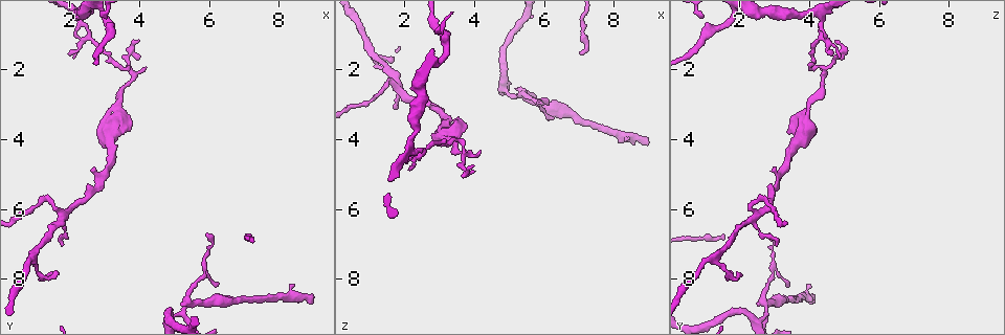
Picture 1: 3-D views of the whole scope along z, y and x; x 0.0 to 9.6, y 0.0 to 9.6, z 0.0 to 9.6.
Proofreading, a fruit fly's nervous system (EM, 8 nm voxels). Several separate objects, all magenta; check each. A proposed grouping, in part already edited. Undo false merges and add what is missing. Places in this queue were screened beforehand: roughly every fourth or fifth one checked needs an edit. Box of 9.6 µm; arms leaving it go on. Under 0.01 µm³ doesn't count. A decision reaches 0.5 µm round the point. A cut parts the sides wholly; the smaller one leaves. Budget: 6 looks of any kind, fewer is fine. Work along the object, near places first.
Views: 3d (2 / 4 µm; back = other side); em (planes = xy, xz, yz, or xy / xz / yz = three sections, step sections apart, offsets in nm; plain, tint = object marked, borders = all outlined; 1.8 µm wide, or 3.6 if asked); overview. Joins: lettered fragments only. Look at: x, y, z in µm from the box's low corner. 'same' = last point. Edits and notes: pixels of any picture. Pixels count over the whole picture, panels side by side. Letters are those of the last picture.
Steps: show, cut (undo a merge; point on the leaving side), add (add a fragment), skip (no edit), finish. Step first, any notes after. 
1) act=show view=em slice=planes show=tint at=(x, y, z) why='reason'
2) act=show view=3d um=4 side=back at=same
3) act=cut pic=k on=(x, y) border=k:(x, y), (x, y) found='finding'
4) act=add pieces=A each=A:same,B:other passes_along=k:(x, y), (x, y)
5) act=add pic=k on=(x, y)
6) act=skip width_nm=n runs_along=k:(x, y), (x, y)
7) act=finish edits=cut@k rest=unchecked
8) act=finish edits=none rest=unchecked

act=show view=3d um=4 at=(3.30, 3.60, 3.70) why='a fork'

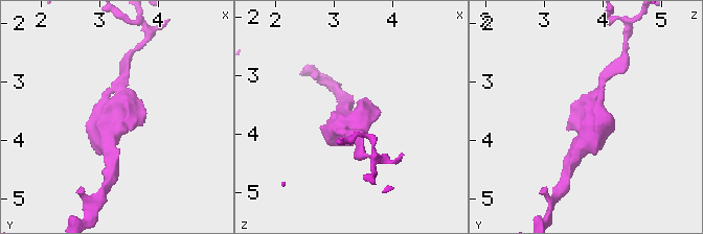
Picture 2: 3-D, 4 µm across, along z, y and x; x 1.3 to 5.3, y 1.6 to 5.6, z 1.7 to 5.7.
act=show view=em slice=planes show=plain at=(3.25, 3.60, 3.75) why='need the tissue'

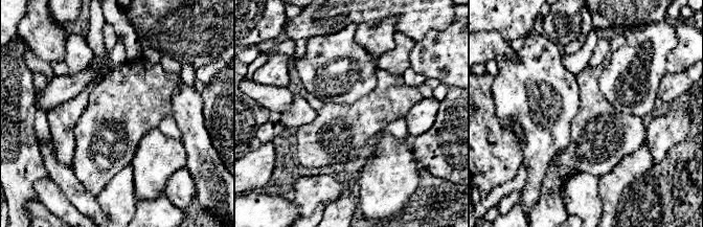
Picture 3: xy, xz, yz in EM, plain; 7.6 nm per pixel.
act=show view=em slice=planes show=borders at=same why='what lies round it'

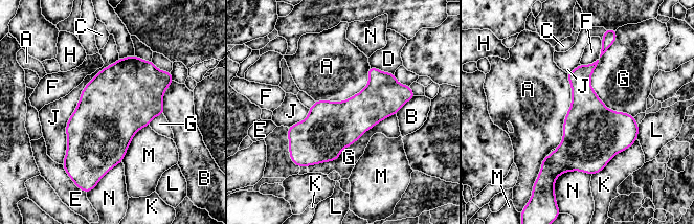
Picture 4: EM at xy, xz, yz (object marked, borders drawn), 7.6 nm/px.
act=skip longest_contact=J:950nm each=A:other,B:other,C:other,D:other,E:other,F:other,G:other,H:other,J:other,K:other,L:other,M:other,N:other border=4:(567, 73), (571, 106), (555, 149) found='continuous, no second neuron'

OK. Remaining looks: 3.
act=show view=em slice=planes show=borders at=(3.70, 1.95, 4.35) why='a fork'

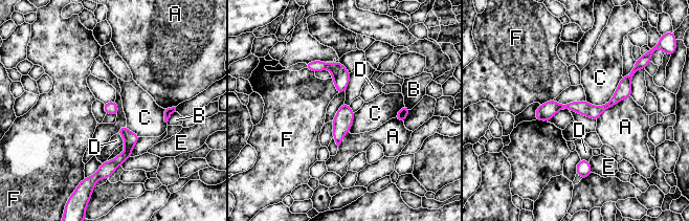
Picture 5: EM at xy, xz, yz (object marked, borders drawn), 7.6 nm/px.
act=skip width_nm=100 each=A:other,B:other,C:other,D:other,E:other,F:other runs_along=5:(628, 79), (601, 109), (552, 107), (537, 117) found='continuous, no second neuron'

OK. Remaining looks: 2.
act=show view=3d um=2 at=(8.95, 8.55, 4.20) why='branch stops here'

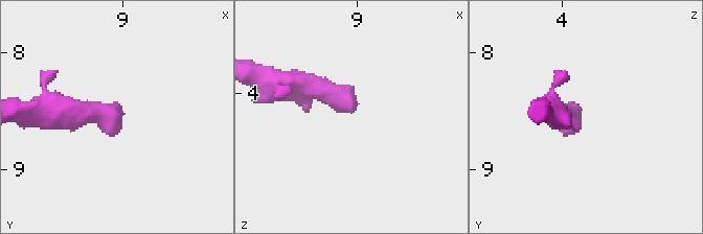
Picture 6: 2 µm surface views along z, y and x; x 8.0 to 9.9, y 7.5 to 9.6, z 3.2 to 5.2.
act=show view=em slice=planes show=borders at=(8.96, 8.48, 4.16)

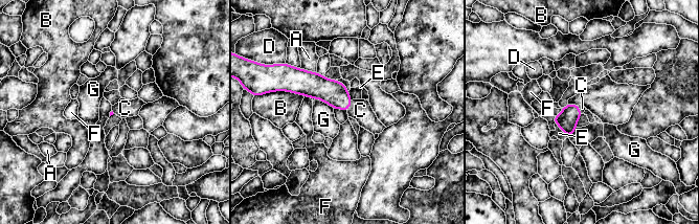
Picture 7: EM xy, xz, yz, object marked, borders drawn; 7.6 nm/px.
act=add pieces=C longest_contact=B:220nm each=A:other,B:other,C:same,D:other,E:other,F:other,G:other passes_along=7:(333, 92), (350, 106), (360, 110) found='the neuron continues'

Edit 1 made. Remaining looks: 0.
act=finish edits=add@7 rest=unchecked

